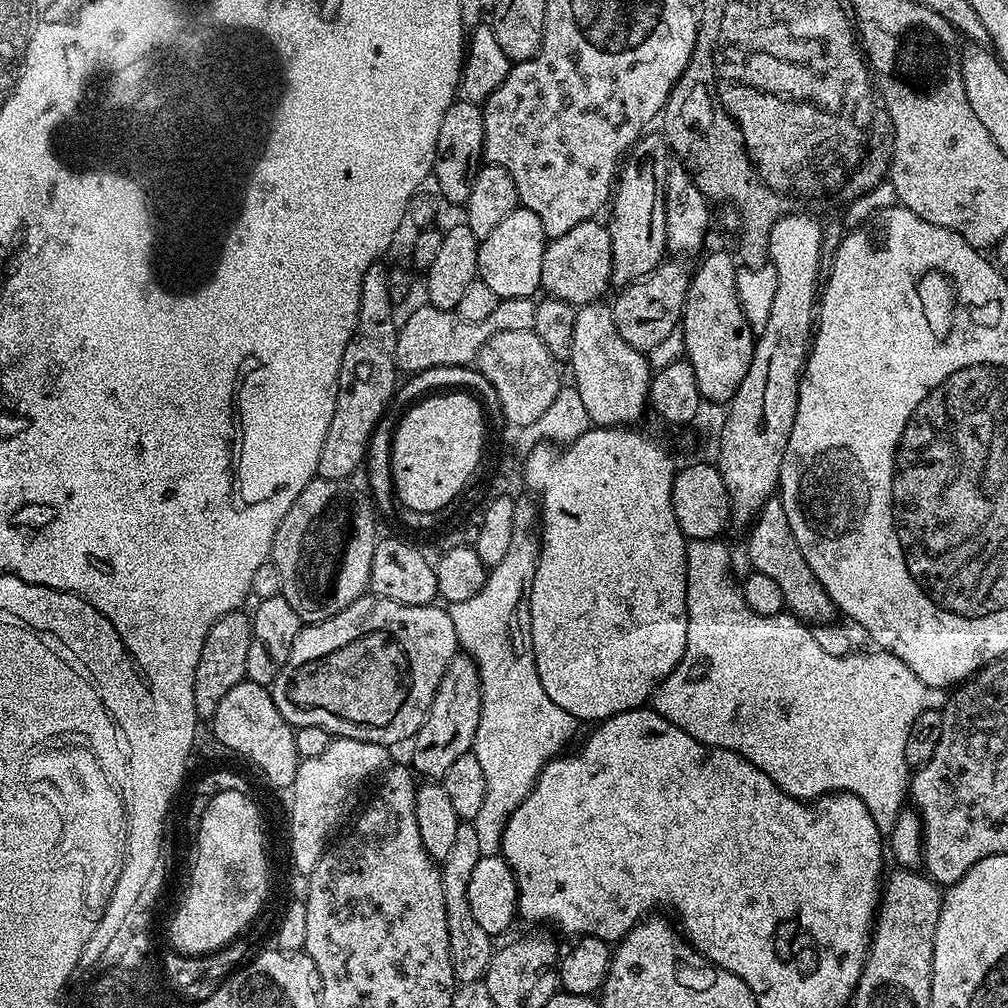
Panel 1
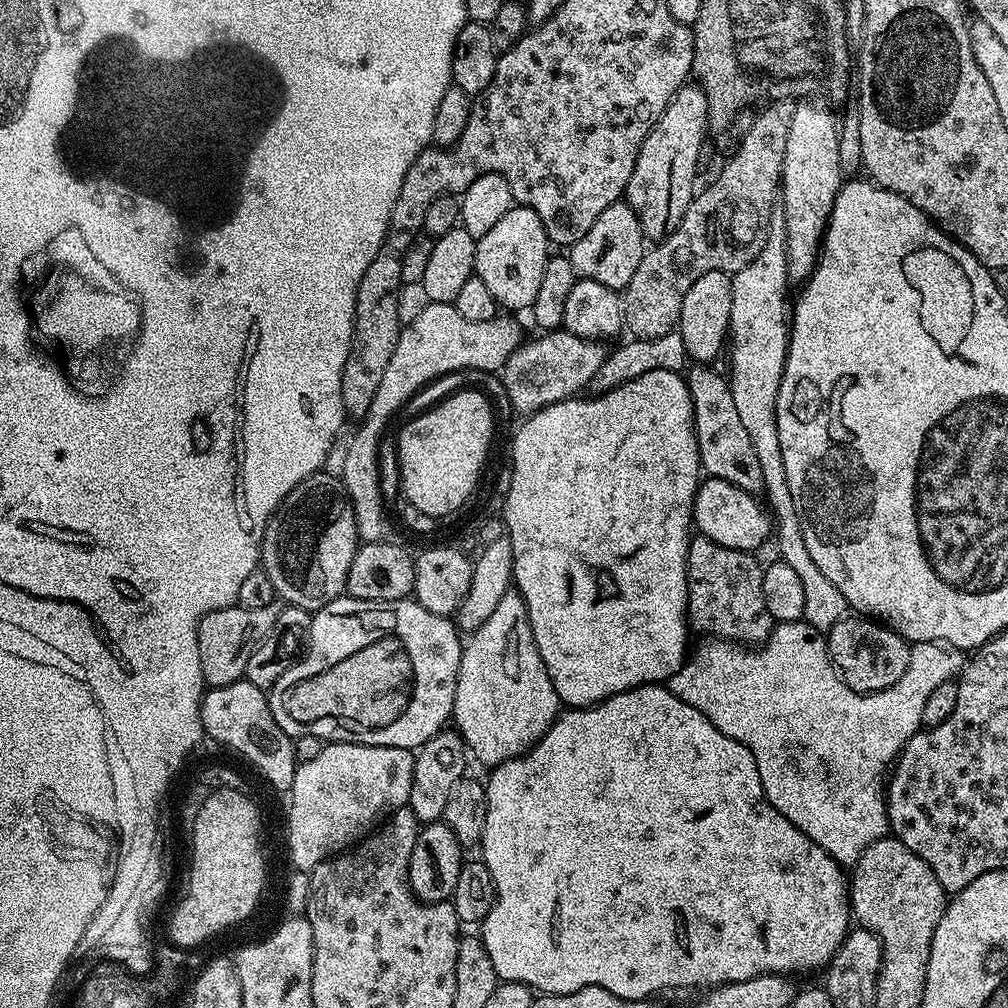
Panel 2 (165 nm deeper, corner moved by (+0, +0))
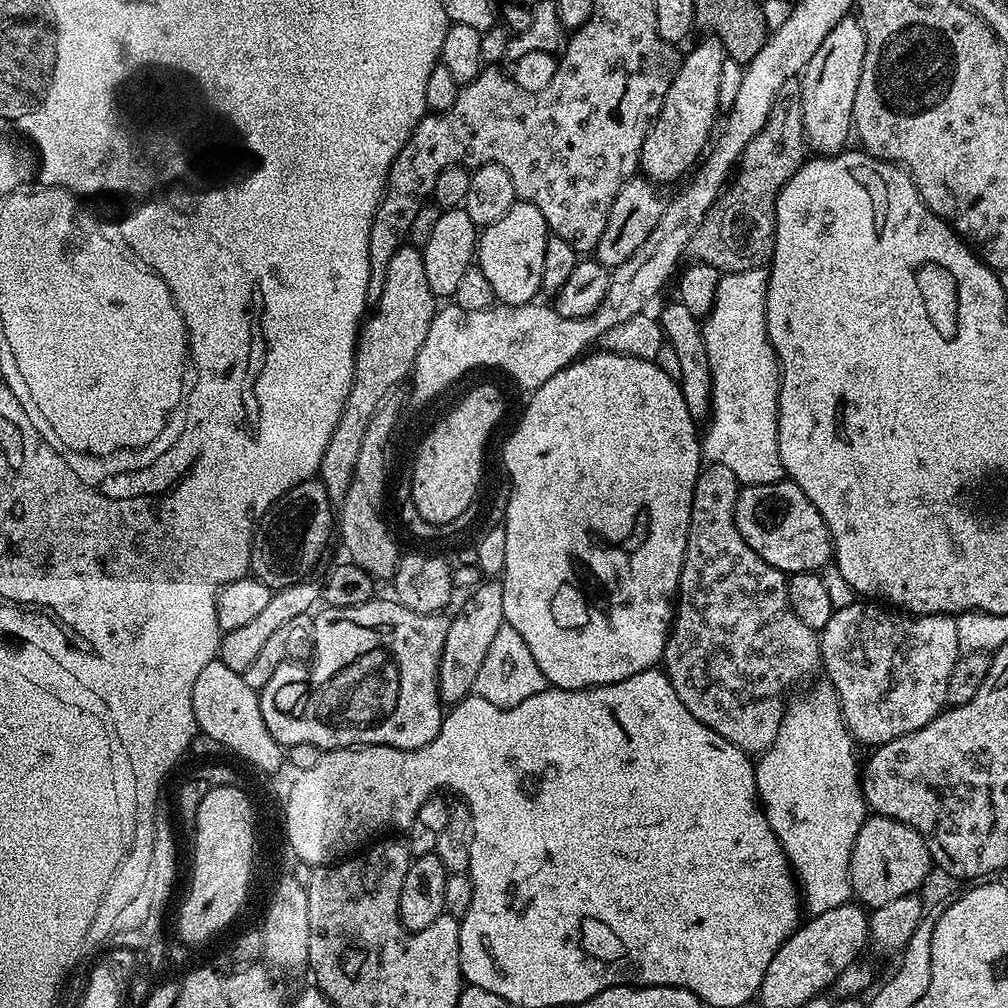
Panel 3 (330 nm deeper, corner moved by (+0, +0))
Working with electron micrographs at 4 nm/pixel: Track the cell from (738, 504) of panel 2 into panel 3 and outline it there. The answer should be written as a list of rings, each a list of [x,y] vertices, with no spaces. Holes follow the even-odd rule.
[[[785,478],[773,484],[741,487],[736,499],[734,518],[738,534],[742,534],[749,546],[779,572],[819,573],[829,567],[833,559],[832,539],[826,522],[822,522],[822,514],[814,510],[814,502],[802,494],[793,480]]]

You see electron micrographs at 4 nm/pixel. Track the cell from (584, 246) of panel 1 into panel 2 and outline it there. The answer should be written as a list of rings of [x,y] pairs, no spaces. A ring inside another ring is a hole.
[[[617,202],[598,214],[598,222],[594,222],[578,242],[571,244],[566,255],[579,279],[602,282],[602,286],[622,290],[630,278],[634,278],[634,270],[638,270],[638,262],[642,262],[645,251],[646,237],[632,207],[627,202]]]

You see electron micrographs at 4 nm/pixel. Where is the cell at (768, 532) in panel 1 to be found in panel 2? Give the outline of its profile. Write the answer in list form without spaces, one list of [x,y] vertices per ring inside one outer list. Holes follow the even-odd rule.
[[[696,362],[687,369],[684,381],[692,403],[692,421],[701,469],[713,480],[725,480],[753,494],[763,493],[762,468],[758,466],[754,444],[746,434],[746,426],[742,426],[742,417],[734,407],[727,379],[721,373],[719,376],[707,363]]]

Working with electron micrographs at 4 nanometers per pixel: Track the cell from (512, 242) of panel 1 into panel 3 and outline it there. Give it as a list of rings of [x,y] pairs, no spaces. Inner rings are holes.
[[[523,202],[513,204],[502,218],[498,218],[498,222],[487,225],[479,233],[475,259],[501,305],[530,304],[539,297],[536,295],[541,295],[542,261],[549,235],[542,210]]]

